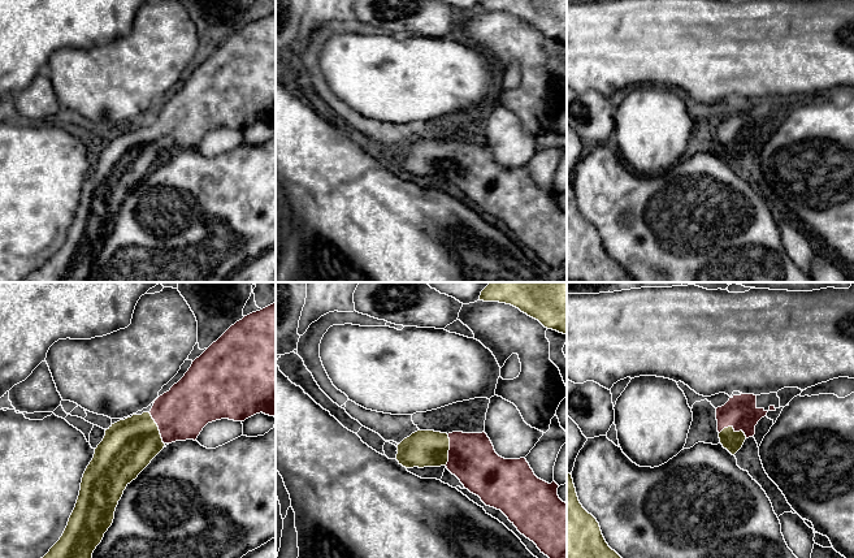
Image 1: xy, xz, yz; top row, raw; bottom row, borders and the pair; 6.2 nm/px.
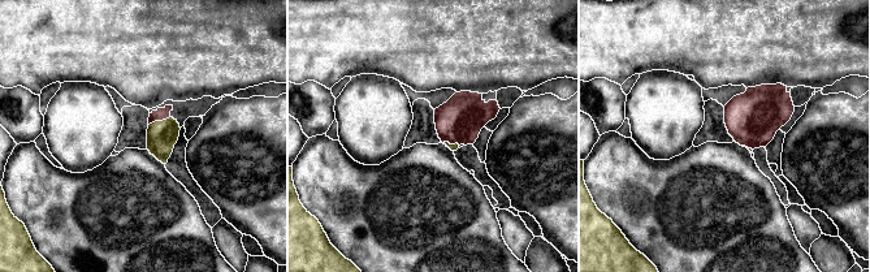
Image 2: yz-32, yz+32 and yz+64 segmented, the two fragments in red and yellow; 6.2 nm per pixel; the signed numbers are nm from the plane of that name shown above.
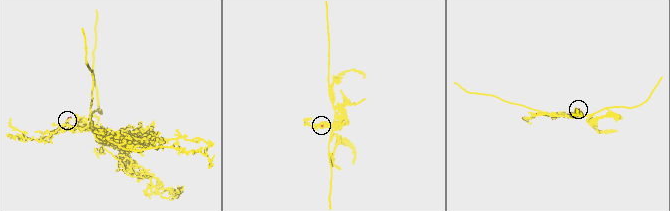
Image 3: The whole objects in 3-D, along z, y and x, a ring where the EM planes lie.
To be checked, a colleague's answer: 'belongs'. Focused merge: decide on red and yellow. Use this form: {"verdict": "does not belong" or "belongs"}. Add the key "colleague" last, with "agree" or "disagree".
{"verdict": "belongs", "colleague": "agree"}

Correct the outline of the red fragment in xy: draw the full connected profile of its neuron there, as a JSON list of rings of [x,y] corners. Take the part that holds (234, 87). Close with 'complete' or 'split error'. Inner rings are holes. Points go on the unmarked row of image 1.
[[[276,12],[244,25],[196,66],[185,85],[169,100],[160,104],[149,121],[133,124],[112,133],[87,174],[75,216],[60,248],[49,260],[22,282],[88,282],[92,261],[112,234],[114,220],[126,195],[151,172],[166,152],[194,148],[212,130],[229,127],[244,130],[265,122],[276,126]]]; split error

